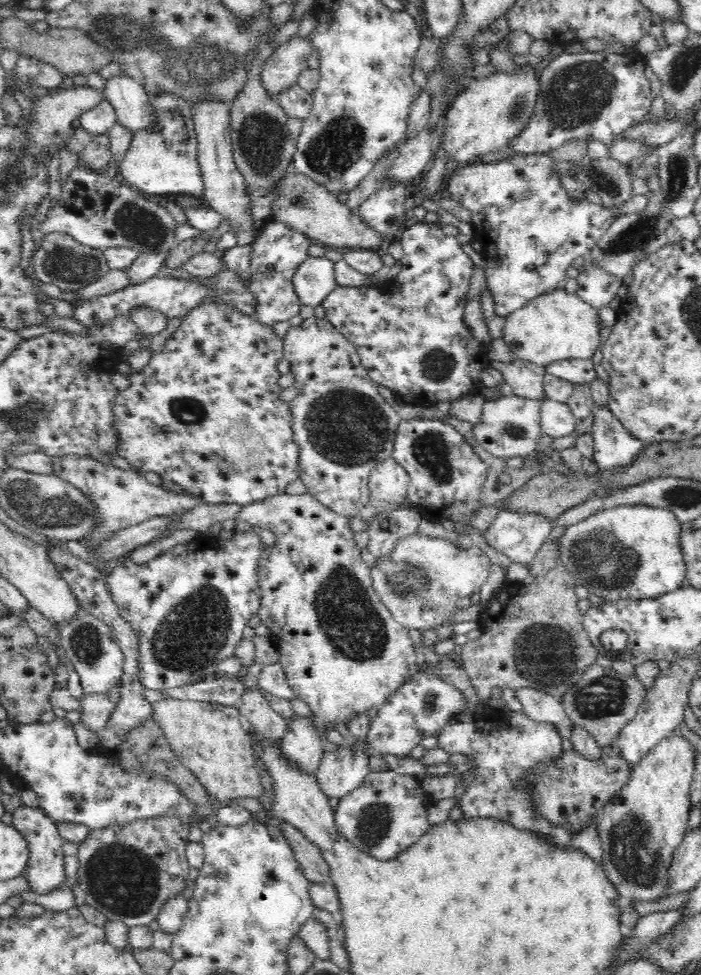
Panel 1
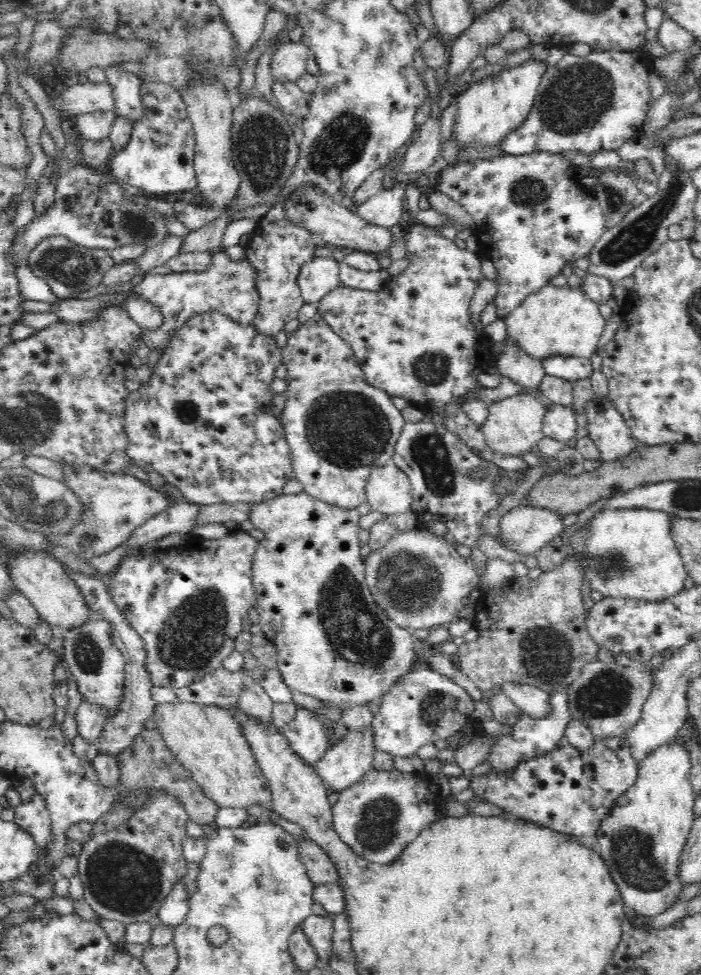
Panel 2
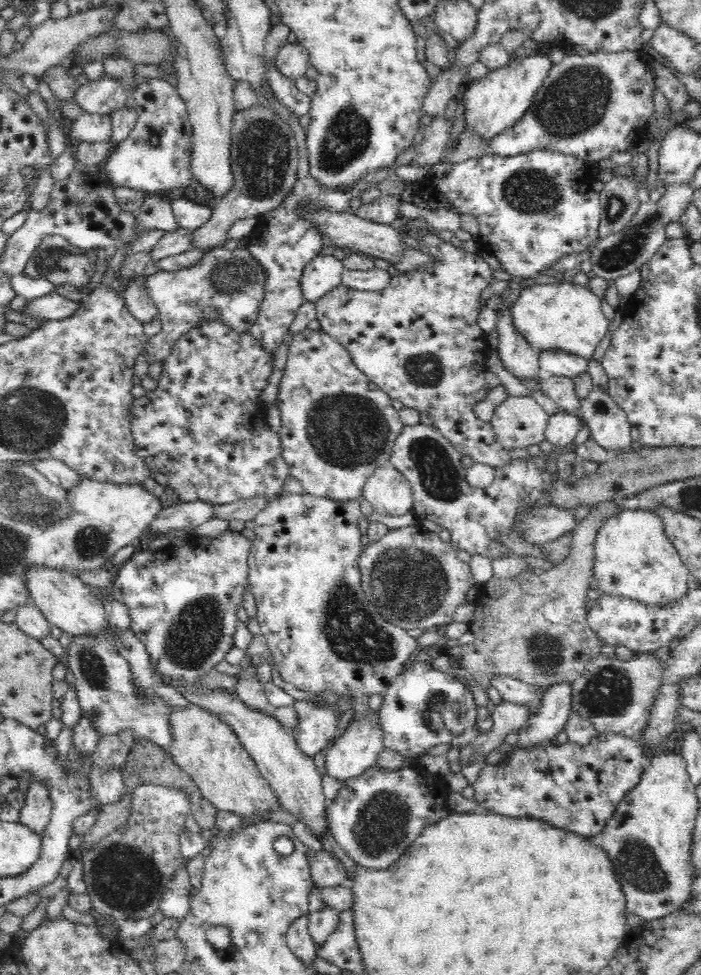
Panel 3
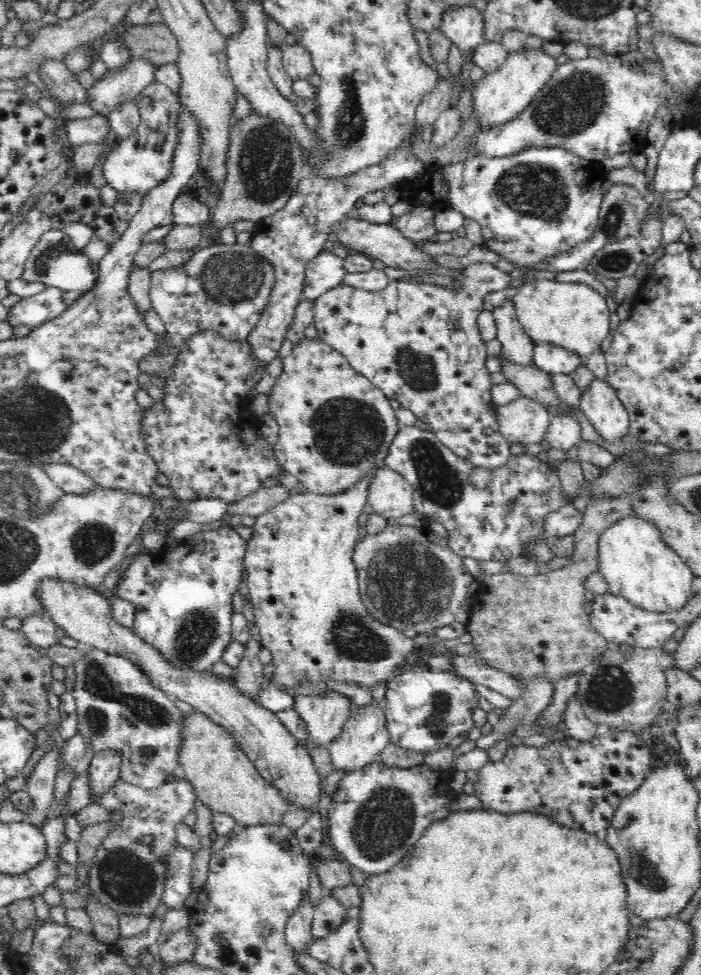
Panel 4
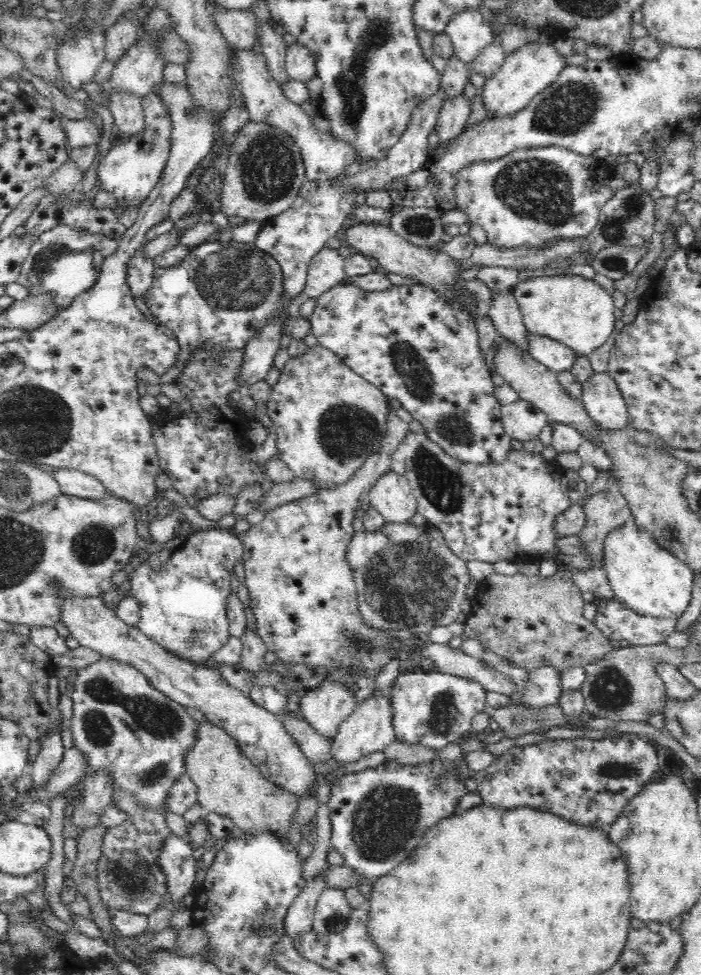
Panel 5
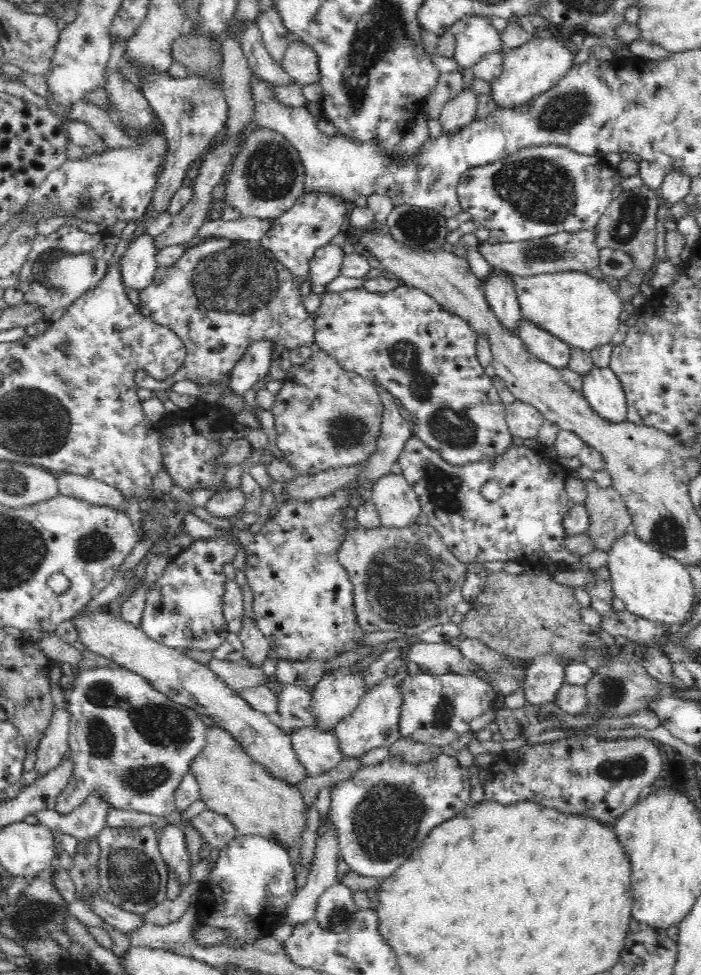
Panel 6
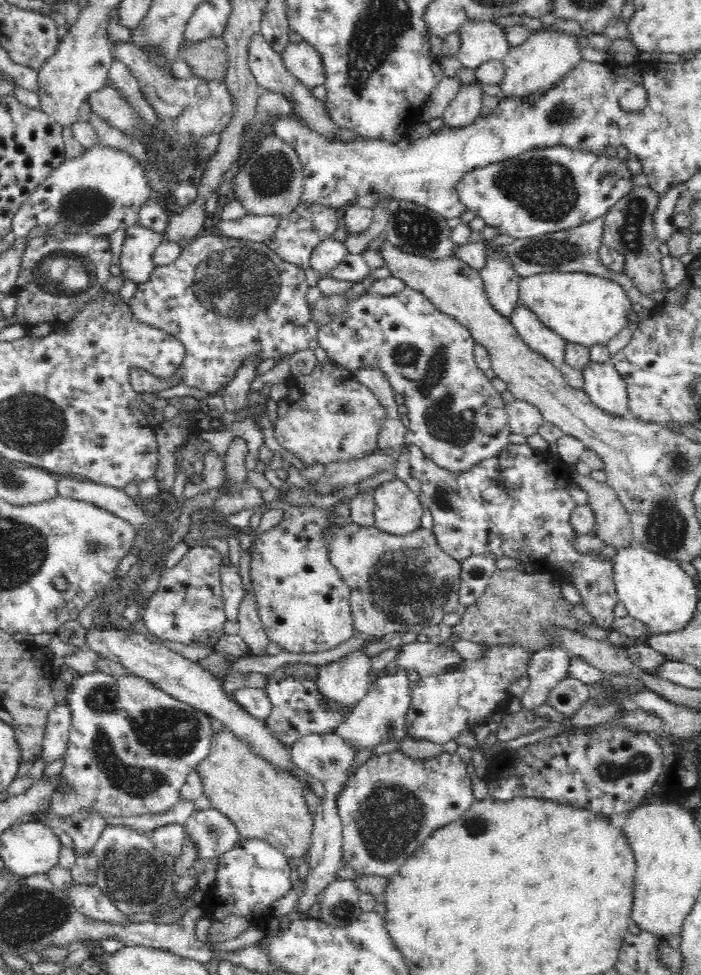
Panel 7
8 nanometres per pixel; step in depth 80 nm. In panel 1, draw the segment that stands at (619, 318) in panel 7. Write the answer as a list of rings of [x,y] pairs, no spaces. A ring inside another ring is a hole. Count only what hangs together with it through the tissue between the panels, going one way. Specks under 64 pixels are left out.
[[[564,288],[534,298],[505,319],[502,340],[512,356],[540,367],[560,360],[592,359],[600,346],[600,332],[604,327],[597,309],[580,300],[577,293],[568,293]]]

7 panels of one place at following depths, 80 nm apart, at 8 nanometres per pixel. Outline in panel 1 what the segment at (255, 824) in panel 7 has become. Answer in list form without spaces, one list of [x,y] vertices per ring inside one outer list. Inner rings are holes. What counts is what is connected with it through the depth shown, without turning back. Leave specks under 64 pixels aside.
[[[166,698],[152,704],[151,717],[162,727],[180,762],[194,773],[209,796],[220,800],[221,806],[234,799],[257,798],[261,793],[251,738],[238,706]]]

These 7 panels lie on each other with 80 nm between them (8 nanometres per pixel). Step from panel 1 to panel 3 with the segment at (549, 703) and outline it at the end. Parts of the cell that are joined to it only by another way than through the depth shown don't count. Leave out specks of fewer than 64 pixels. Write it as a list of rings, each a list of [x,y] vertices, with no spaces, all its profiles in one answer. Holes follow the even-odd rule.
[[[496,675],[491,684],[500,692],[503,700],[525,706],[530,714],[540,712],[545,692],[541,692],[537,687],[504,675]]]

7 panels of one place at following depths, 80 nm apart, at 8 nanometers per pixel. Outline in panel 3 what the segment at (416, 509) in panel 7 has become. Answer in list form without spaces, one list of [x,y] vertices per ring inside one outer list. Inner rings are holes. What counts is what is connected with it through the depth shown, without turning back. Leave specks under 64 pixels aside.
[[[391,462],[376,468],[368,477],[363,498],[382,515],[404,516],[413,510],[411,484]]]

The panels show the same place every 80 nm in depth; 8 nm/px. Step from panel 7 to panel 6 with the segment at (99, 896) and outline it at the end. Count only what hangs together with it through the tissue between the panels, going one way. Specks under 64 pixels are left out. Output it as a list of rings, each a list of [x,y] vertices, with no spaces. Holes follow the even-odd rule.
[[[94,894],[92,898],[84,898],[88,906],[98,914],[103,920],[120,930],[122,933],[136,932],[140,926],[144,926],[147,922],[144,921],[143,915],[137,915],[128,912],[110,902],[102,900],[98,894]]]

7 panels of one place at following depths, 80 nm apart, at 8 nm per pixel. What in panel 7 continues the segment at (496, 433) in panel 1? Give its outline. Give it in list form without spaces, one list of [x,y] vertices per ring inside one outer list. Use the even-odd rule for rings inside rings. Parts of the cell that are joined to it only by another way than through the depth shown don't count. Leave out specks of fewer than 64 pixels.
[[[518,399],[507,402],[506,410],[509,427],[514,434],[522,434],[526,437],[535,435],[543,423],[542,413],[528,402]]]

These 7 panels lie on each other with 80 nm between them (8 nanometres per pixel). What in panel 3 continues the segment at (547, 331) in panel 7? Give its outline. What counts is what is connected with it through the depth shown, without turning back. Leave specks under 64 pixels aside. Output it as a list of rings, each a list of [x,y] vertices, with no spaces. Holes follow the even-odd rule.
[[[549,351],[540,353],[540,368],[544,375],[566,376],[573,379],[587,372],[589,360],[566,352]]]

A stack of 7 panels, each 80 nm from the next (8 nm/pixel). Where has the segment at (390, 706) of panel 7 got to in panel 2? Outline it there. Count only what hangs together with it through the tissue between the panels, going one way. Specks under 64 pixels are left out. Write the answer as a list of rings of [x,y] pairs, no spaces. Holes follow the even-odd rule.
[[[373,732],[346,733],[329,748],[314,767],[321,783],[330,792],[340,792],[358,784],[373,768]]]

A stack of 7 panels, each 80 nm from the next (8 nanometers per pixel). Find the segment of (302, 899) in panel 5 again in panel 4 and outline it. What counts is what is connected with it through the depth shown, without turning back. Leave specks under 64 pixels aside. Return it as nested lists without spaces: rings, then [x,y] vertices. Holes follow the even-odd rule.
[[[304,898],[302,906],[296,910],[296,913],[288,920],[286,924],[285,935],[287,943],[297,952],[297,954],[307,953],[308,946],[312,944],[313,934],[311,933],[311,924],[314,916],[314,906],[310,904],[307,898]]]

